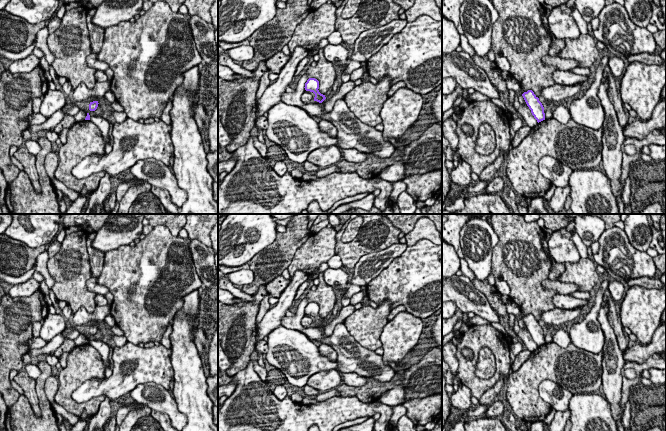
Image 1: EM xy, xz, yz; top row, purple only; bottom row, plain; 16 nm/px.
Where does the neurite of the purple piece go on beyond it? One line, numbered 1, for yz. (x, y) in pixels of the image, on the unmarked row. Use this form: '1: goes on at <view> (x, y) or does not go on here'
1: does not go on here

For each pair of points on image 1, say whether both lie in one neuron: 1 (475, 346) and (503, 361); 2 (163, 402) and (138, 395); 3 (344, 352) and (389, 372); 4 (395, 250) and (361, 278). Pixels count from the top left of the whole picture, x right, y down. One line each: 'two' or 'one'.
1: one
2: one
3: one
4: one

